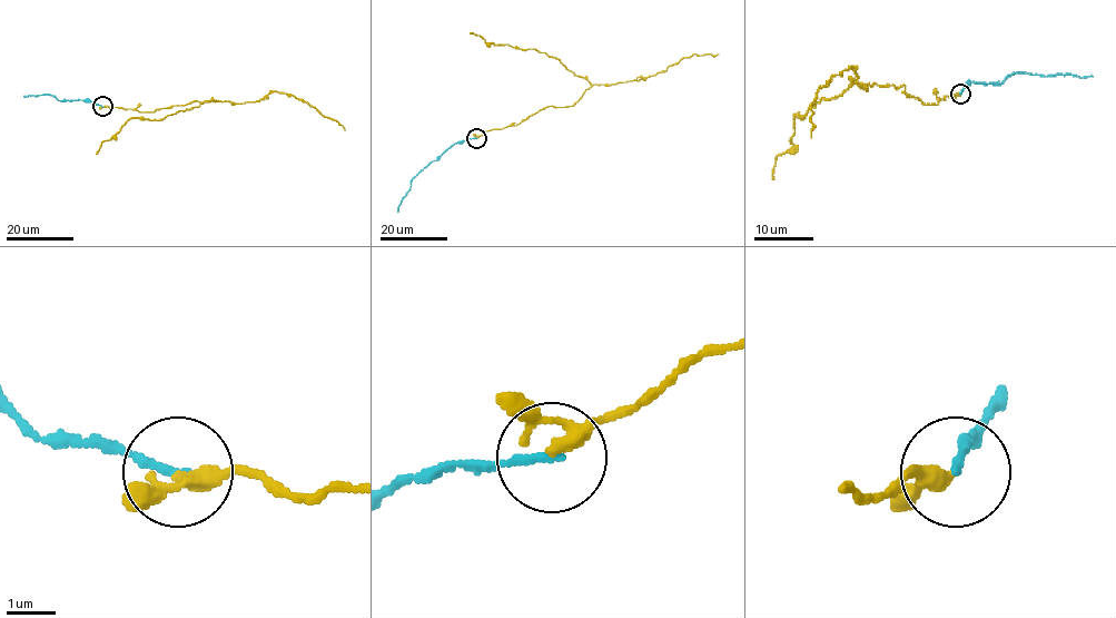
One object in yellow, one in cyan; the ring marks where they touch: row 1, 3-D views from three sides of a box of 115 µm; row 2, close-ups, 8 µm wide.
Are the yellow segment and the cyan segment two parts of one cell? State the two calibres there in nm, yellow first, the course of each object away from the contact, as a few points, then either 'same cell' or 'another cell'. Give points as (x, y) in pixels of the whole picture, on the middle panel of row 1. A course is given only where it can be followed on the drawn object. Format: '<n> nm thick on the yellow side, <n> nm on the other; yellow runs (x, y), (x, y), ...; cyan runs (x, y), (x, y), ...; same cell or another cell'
240 nm thick on the yellow side, 170 nm on the other; yellow runs (476, 138), (516, 125), (549, 106), (571, 106), (591, 85), (544, 52), (487, 45), (470, 33); cyan runs (476, 138), (454, 144), (420, 172), (412, 179), (397, 212); same cell

